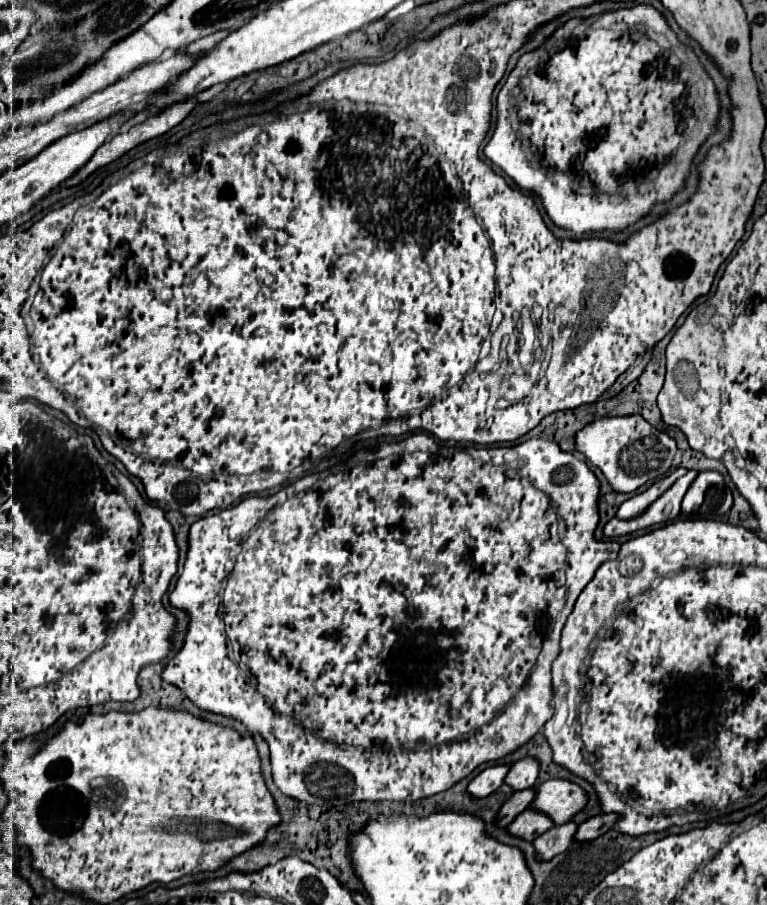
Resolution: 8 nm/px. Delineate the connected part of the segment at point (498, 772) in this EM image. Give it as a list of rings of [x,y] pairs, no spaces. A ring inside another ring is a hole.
[[[508,763],[486,767],[484,771],[480,771],[480,773],[470,781],[468,791],[470,791],[474,797],[486,797],[486,795],[490,795],[492,791],[496,791],[496,789],[504,783],[504,777],[506,777],[508,769],[510,769]]]

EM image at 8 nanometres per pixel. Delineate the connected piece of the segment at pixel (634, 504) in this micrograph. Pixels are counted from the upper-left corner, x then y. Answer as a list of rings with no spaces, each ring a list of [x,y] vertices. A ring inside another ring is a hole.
[[[680,467],[680,469],[676,469],[672,475],[668,475],[664,481],[656,481],[656,483],[654,483],[652,487],[648,487],[646,491],[632,495],[628,501],[624,501],[624,503],[620,505],[616,517],[618,517],[618,519],[632,519],[632,517],[642,515],[664,491],[670,489],[684,473],[686,473],[686,469]]]

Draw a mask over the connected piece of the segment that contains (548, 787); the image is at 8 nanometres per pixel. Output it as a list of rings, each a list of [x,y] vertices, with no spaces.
[[[550,779],[538,785],[532,809],[546,813],[556,825],[570,821],[588,803],[588,793],[574,781]]]

